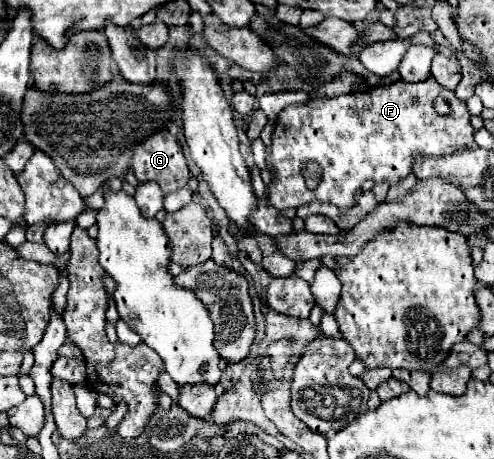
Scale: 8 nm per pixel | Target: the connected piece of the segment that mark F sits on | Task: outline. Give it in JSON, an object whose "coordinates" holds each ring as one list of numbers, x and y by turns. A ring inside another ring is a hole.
{"coordinates":[[430,77,430,79,426,79,426,81,420,81,420,83,406,83,406,85,404,85,402,81,396,81,396,83,392,83,392,85,380,85,380,87,372,89,372,91,368,91,368,93,344,93,344,95,330,97,330,99,310,99,310,101,300,103,300,105,288,105,288,107,284,109,284,113,278,115,278,121,276,121,276,127,274,127,274,135,272,135,272,147,270,147,270,161,272,161,270,175,272,175,272,179,270,179,270,185,268,185,268,191,270,191,270,197,268,197,268,199,270,199,270,203,272,203,272,207,276,207,278,211,284,211,284,209,290,209,290,207,298,209,298,207,302,207,302,205,306,205,306,203,312,203,314,199,318,199,318,201,328,201,328,203,332,203,332,205,336,205,336,207,340,207,340,209,346,209,346,207,352,207,352,205,354,205,354,193,360,189,360,185,362,185,366,179,372,179,374,183,386,181,386,183,390,183,390,185,396,185,400,179,404,179,404,177,408,177,408,175,412,173,412,167,414,167,414,163,416,163,416,159,414,159,416,153,420,153,420,155,452,155,452,153,456,153,456,151,460,151,460,149,468,149,472,143,474,143,474,127,470,125,470,113,468,113,464,101,456,99,452,91,444,89,442,85,438,85,434,77],[436,97,442,97,442,99,448,101,448,105,450,105,450,109,452,109,450,115,438,115,438,113,436,113,436,109,434,109,434,105,432,105],[304,161,314,161,314,163,318,163,318,165,322,167,322,177,320,177,320,183,318,183,316,189,308,189,308,185,306,185,306,179,304,179,304,173,302,173]]}

